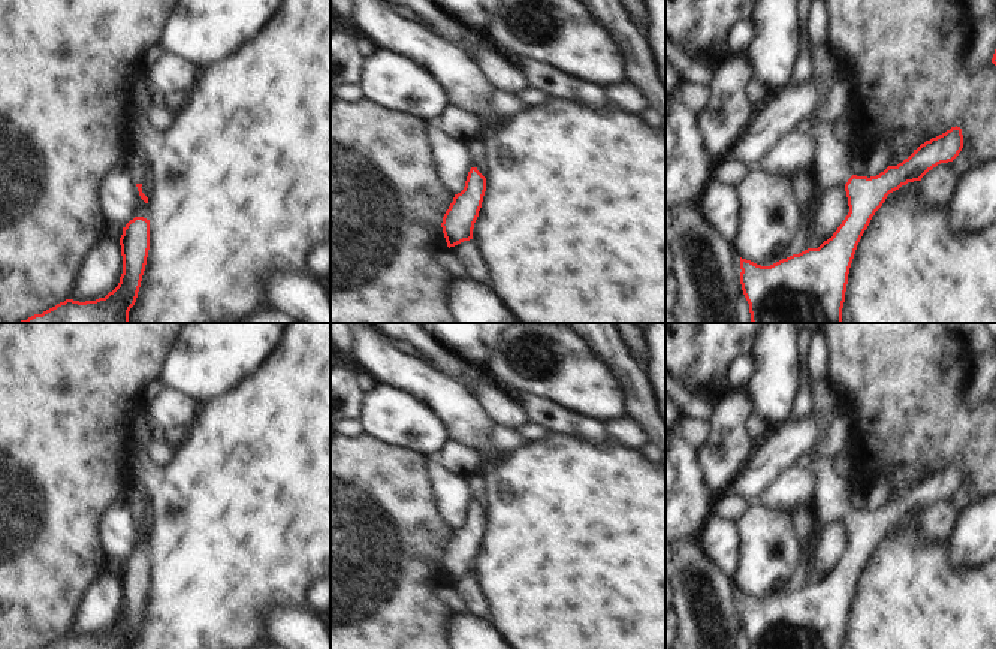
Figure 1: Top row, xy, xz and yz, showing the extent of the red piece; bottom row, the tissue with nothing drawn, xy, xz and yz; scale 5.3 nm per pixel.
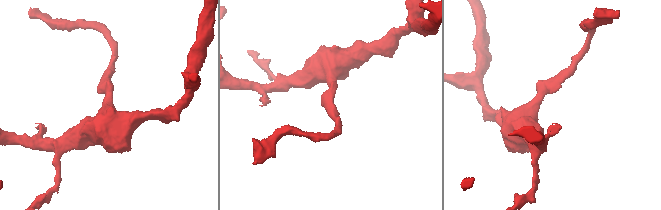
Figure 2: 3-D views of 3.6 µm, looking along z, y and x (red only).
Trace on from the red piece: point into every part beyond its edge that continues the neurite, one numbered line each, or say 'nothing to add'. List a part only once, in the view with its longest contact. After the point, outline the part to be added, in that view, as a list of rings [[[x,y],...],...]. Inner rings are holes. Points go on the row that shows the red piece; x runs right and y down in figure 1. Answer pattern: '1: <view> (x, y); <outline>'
1: yz (832, 160); [[[830,123],[817,124],[809,135],[815,141],[815,181],[821,190],[845,185],[852,176],[851,148],[836,139]]]

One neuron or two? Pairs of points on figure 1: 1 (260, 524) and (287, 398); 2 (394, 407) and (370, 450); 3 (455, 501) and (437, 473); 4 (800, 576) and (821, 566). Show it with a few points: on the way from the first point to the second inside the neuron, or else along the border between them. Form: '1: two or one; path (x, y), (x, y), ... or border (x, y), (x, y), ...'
1: one; path (268, 492), (287, 473), (287, 429)
2: two; border (364, 431), (388, 444), (406, 447), (410, 452)
3: one; path (452, 494), (441, 480)
4: two; border (811, 558), (806, 582)

